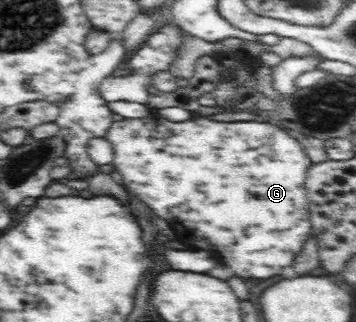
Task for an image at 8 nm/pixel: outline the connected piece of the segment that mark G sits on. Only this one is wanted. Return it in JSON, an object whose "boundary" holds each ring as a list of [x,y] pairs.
{"boundary":[[[152,114],[152,118],[148,115],[146,118],[125,118],[121,121],[112,121],[105,137],[114,146],[114,162],[112,164],[122,174],[126,188],[132,194],[136,194],[138,200],[142,200],[146,206],[150,206],[156,214],[160,214],[164,220],[168,220],[172,224],[172,228],[178,228],[176,230],[178,234],[184,234],[184,222],[186,222],[186,238],[190,236],[188,242],[192,246],[196,244],[196,248],[200,248],[200,250],[212,252],[216,258],[220,258],[226,266],[230,266],[242,278],[266,280],[272,276],[280,276],[284,272],[284,268],[292,266],[296,255],[302,252],[302,247],[310,238],[310,209],[305,180],[308,169],[314,162],[311,162],[311,158],[306,154],[302,143],[286,128],[262,121],[216,122],[208,119],[208,117],[191,118],[184,122],[171,122],[158,114]]]}

